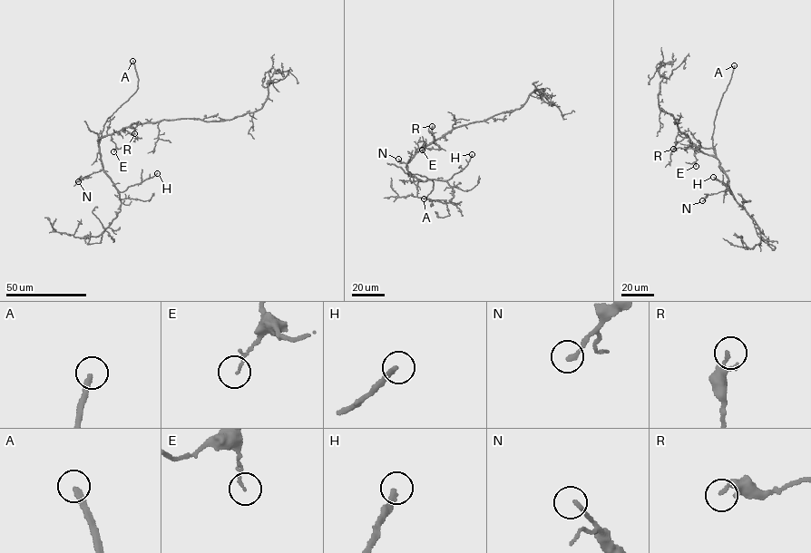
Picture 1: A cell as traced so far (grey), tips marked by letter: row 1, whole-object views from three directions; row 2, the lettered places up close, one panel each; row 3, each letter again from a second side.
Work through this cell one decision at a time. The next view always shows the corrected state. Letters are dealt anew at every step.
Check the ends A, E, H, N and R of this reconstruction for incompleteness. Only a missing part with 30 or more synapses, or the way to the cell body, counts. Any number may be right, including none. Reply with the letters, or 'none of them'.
A, H

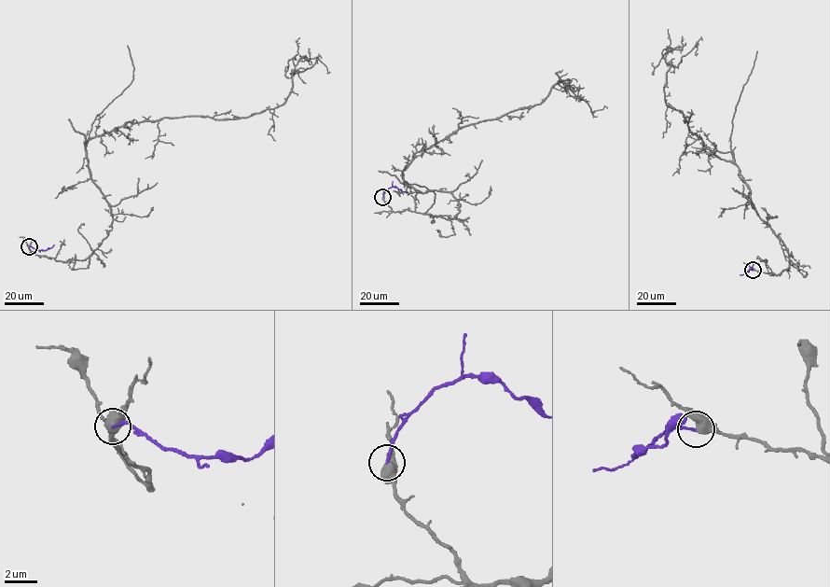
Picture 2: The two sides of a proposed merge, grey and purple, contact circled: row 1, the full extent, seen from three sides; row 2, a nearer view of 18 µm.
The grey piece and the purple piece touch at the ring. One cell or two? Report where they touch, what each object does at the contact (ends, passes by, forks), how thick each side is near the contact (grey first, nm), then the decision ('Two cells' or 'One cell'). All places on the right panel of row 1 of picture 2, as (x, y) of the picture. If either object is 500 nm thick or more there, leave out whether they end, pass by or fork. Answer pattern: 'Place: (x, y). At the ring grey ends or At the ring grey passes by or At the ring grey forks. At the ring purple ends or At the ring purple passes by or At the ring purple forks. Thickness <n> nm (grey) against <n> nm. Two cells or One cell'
Place: (753, 270). At the ring grey passes by. At the ring purple ends. Thickness 480 nm (grey) against 140 nm. Two cells

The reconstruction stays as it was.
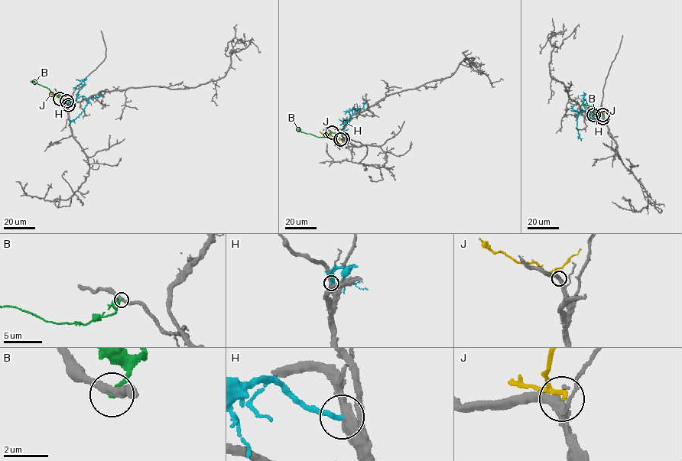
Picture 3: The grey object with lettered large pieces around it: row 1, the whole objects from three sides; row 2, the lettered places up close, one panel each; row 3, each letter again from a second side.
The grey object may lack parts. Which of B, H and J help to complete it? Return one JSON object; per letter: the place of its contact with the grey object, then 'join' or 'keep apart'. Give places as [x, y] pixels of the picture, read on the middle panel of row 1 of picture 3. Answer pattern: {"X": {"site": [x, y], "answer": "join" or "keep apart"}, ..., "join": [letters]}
{"B": {"site": [332, 132], "answer": "keep apart"}, "H": {"site": [342, 138], "answer": "keep apart"}, "J": {"site": [340, 139], "answer": "join"}, "join": ["J"]}

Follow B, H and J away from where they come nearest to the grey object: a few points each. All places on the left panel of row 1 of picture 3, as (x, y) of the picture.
B: (60, 99), (48, 89), (30, 81)
H: (68, 104), (80, 96), (88, 100), (83, 111), (69, 124)
J: (66, 101), (50, 92)

